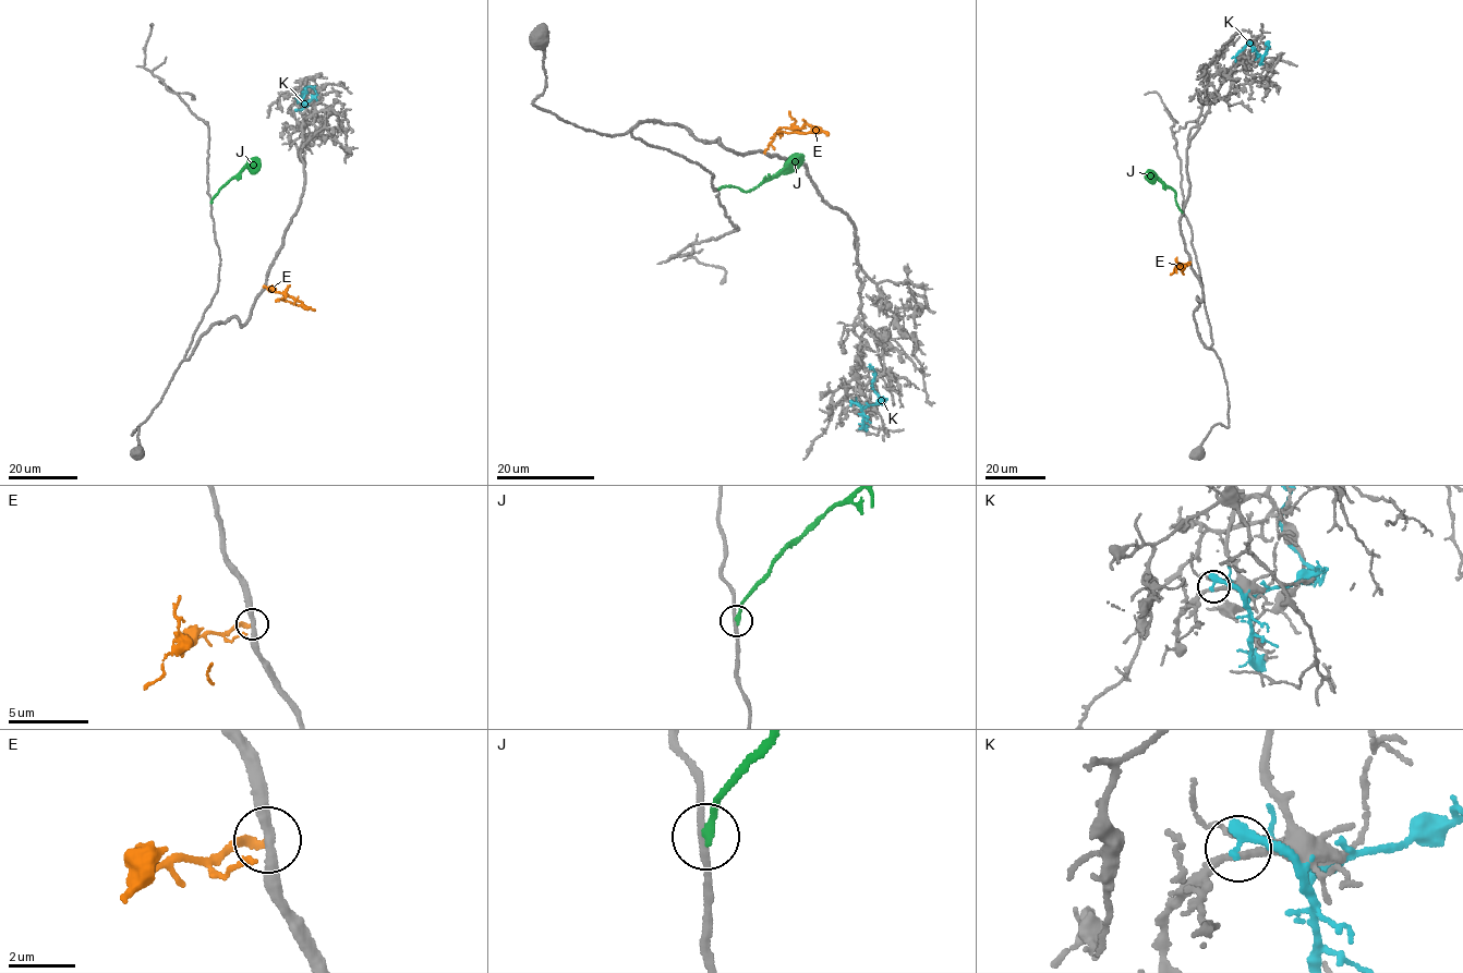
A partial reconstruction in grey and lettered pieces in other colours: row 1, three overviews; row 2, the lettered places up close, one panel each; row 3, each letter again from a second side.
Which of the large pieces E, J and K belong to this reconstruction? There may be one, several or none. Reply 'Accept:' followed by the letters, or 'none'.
Accept: none

